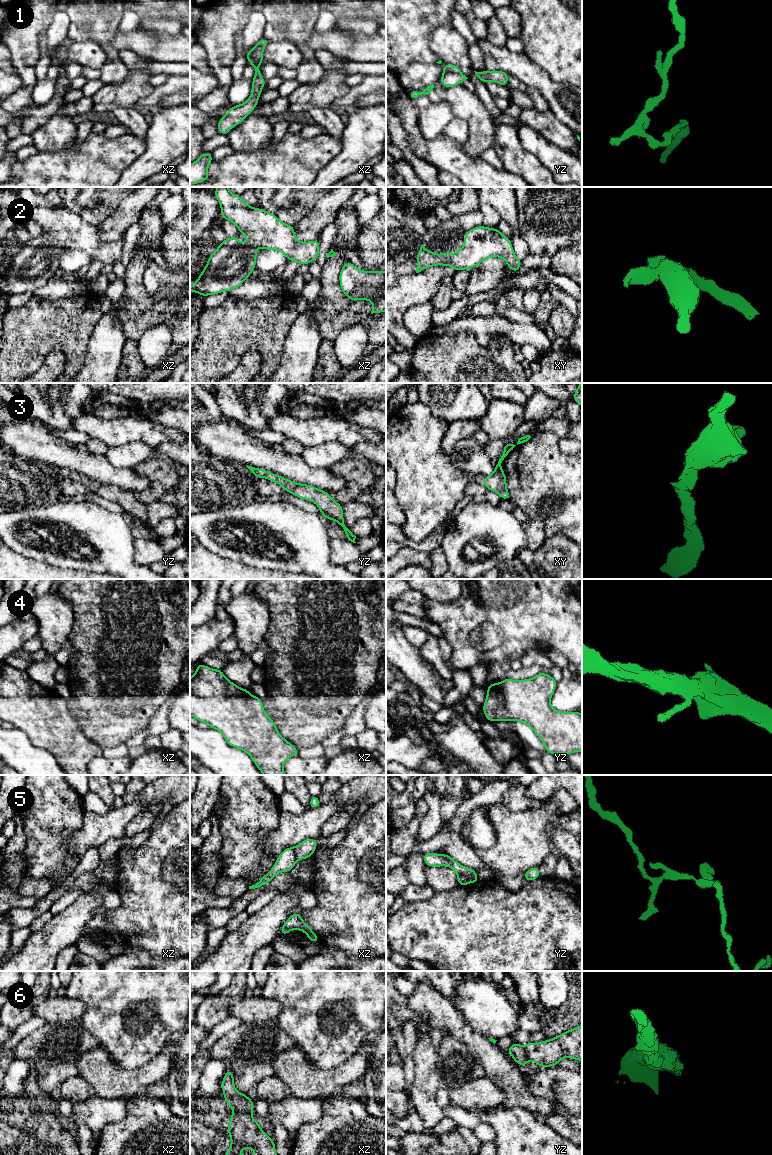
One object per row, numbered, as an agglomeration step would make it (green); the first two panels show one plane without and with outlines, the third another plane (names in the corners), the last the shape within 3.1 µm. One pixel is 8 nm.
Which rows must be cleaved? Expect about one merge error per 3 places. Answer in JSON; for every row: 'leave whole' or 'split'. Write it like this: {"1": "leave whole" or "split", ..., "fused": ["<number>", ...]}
{"1": "split", "2": "leave whole", "3": "leave whole", "4": "leave whole", "5": "split", "6": "leave whole", "fused": ["1", "5"]}

